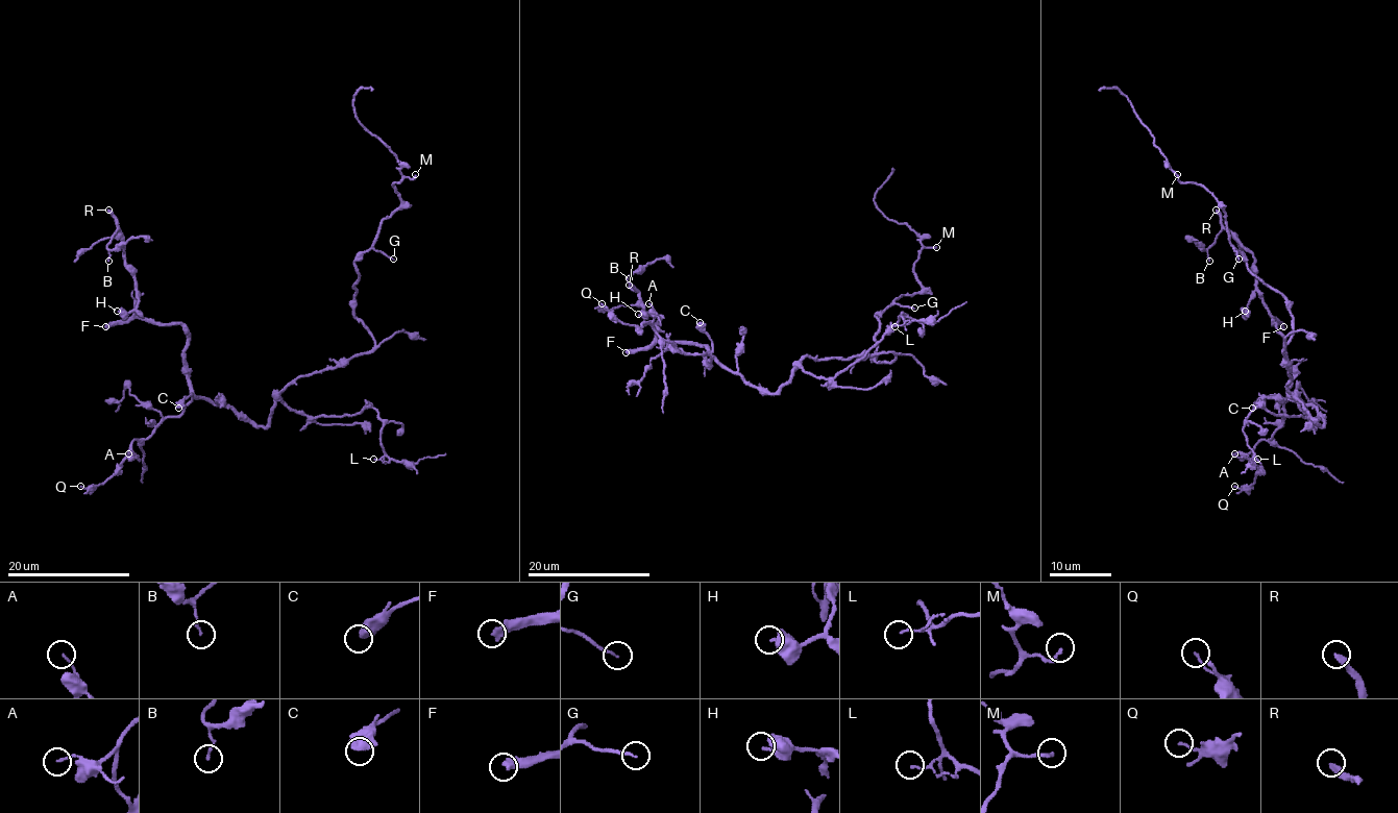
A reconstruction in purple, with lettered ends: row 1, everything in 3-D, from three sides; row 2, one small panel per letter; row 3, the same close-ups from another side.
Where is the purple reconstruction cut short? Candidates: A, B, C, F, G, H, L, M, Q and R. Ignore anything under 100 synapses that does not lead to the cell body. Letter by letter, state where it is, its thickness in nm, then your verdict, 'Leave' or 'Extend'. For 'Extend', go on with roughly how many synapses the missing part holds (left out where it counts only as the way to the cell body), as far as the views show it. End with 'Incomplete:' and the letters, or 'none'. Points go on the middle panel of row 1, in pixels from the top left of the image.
A: Place: (648, 303). Thickness 100 nm. Leave
B: Place: (629, 278). Thickness 120 nm. Leave
C: Place: (700, 322). Thickness 600 nm. Leave
F: Place: (626, 352). Thickness 400 nm. Extend. Roughly 250 synapses
G: Place: (914, 308). Thickness 130 nm. Leave
H: Place: (638, 314). Thickness 320 nm. Leave
L: Place: (894, 326). Thickness 70 nm. Leave
M: Place: (936, 247). Thickness 200 nm. Leave
Q: Place: (602, 303). Thickness 110 nm. Leave
R: Place: (629, 285). Thickness 360 nm. Extend. Roughly 150 synapses
Incomplete: F, R

